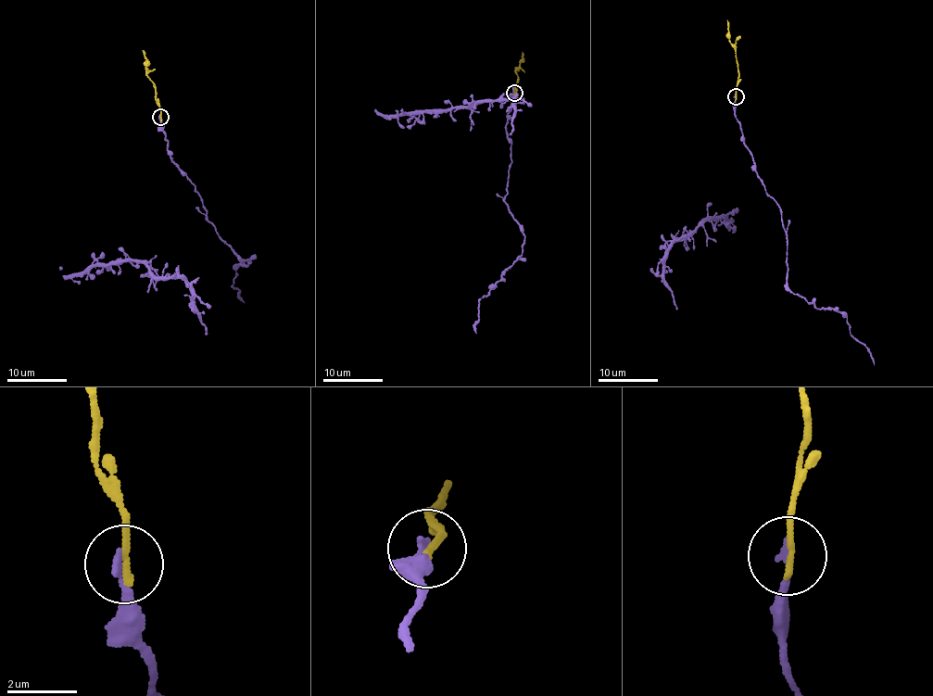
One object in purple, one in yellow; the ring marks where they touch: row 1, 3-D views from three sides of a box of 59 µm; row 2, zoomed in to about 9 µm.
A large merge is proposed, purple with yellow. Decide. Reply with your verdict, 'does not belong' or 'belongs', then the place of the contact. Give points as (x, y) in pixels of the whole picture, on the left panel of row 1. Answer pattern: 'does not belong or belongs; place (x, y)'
belongs; place (160, 117)

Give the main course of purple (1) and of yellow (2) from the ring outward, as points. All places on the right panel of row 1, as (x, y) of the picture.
1: (736, 96), (742, 141), (779, 208), (790, 292), (841, 313), (873, 365)
2: (736, 96), (738, 69), (727, 20)

